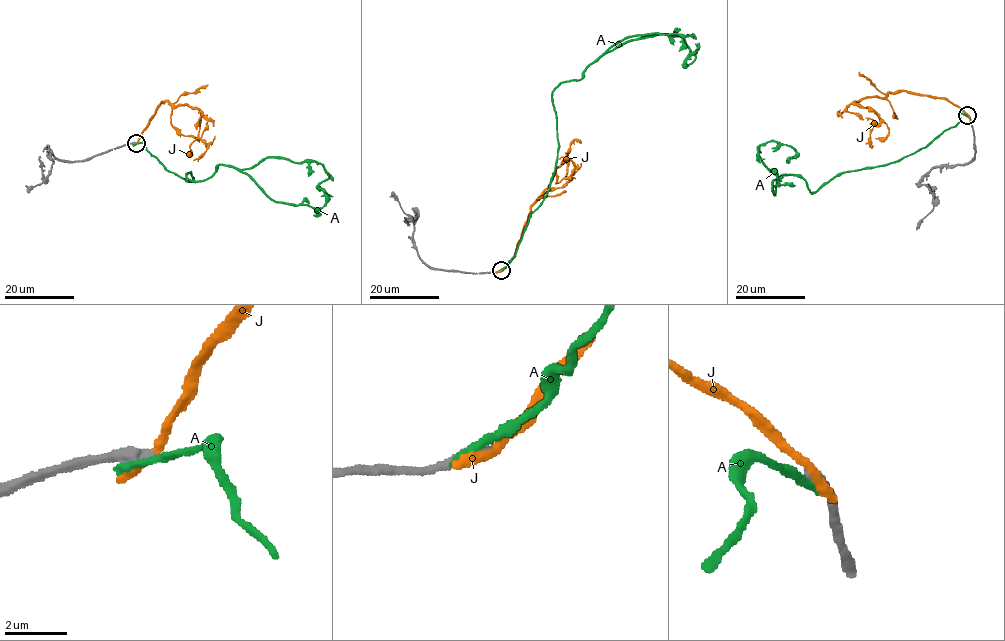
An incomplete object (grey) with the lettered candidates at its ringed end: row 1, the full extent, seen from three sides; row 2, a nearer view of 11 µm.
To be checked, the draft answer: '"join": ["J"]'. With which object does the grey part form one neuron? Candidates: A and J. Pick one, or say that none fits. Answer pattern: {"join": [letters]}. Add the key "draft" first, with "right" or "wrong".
{"draft": "wrong", "join": []}

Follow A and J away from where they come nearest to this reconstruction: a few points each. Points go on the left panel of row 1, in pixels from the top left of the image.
A: (135, 143), (192, 181), (187, 172), (207, 180), (220, 164), (312, 162), (332, 196)
J: (135, 143), (160, 102), (165, 100), (174, 106), (186, 105), (201, 113), (198, 134), (208, 145), (193, 160)

